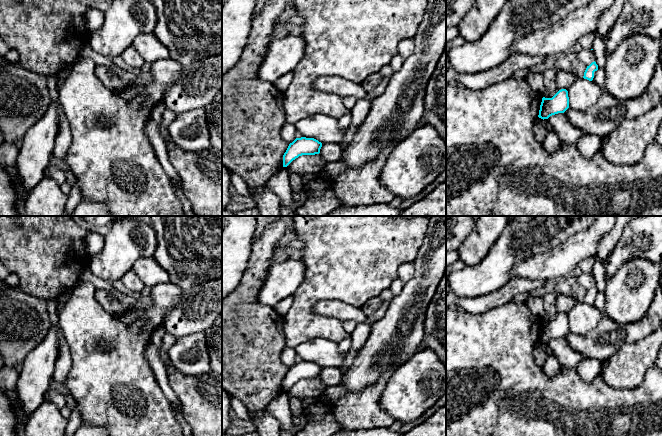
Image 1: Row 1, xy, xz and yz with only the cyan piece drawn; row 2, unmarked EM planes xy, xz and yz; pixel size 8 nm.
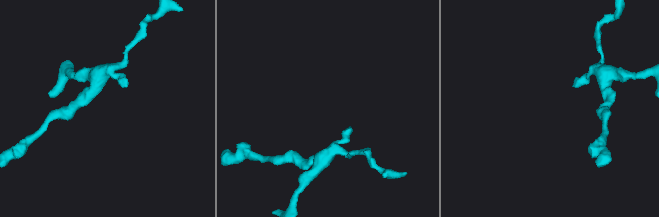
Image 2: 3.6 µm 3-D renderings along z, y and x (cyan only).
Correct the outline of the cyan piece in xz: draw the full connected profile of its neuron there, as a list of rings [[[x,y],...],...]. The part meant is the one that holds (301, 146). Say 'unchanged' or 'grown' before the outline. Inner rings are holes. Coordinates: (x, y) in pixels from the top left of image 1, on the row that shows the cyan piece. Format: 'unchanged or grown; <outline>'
unchanged; [[[296,138],[289,144],[283,155],[283,167],[287,167],[293,160],[302,155],[315,155],[320,153],[322,143],[314,138]]]

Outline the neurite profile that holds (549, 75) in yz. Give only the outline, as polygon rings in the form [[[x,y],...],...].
[[[554,66],[552,68],[547,68],[543,73],[542,77],[544,79],[545,91],[543,97],[552,98],[559,90],[556,86],[556,73],[558,69]]]

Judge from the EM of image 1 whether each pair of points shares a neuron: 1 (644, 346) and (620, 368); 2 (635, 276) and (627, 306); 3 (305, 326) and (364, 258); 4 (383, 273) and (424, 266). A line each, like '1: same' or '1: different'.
1: same
2: same
3: same
4: different

